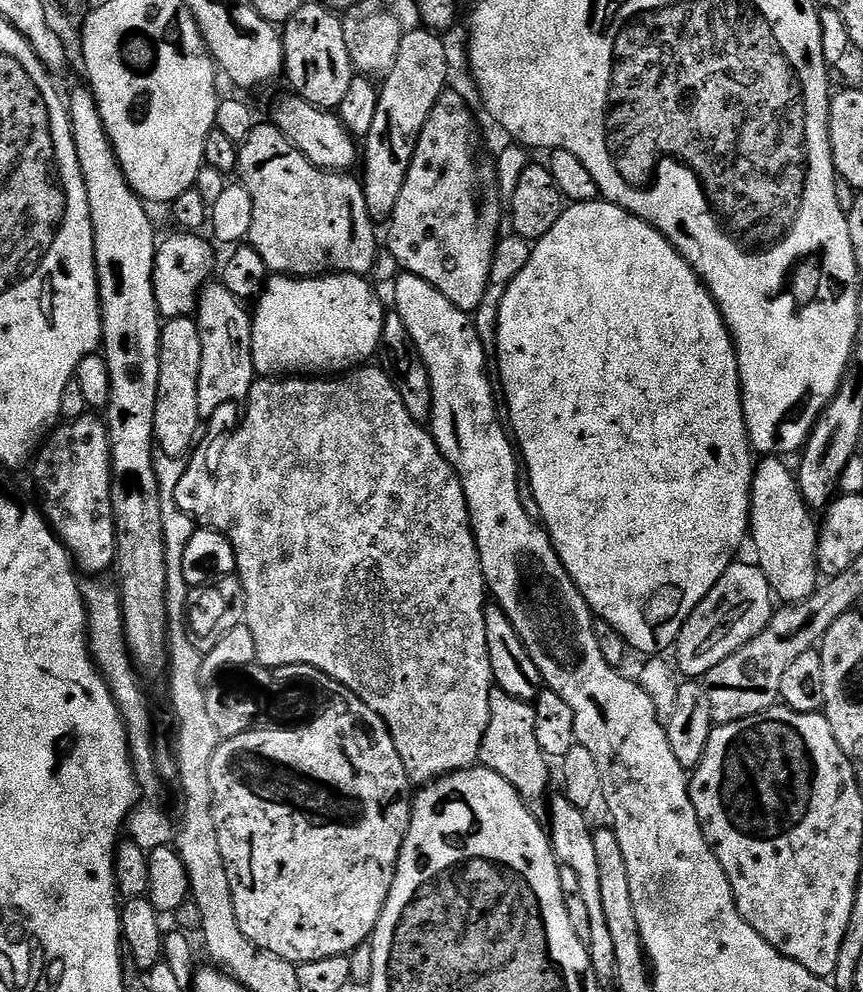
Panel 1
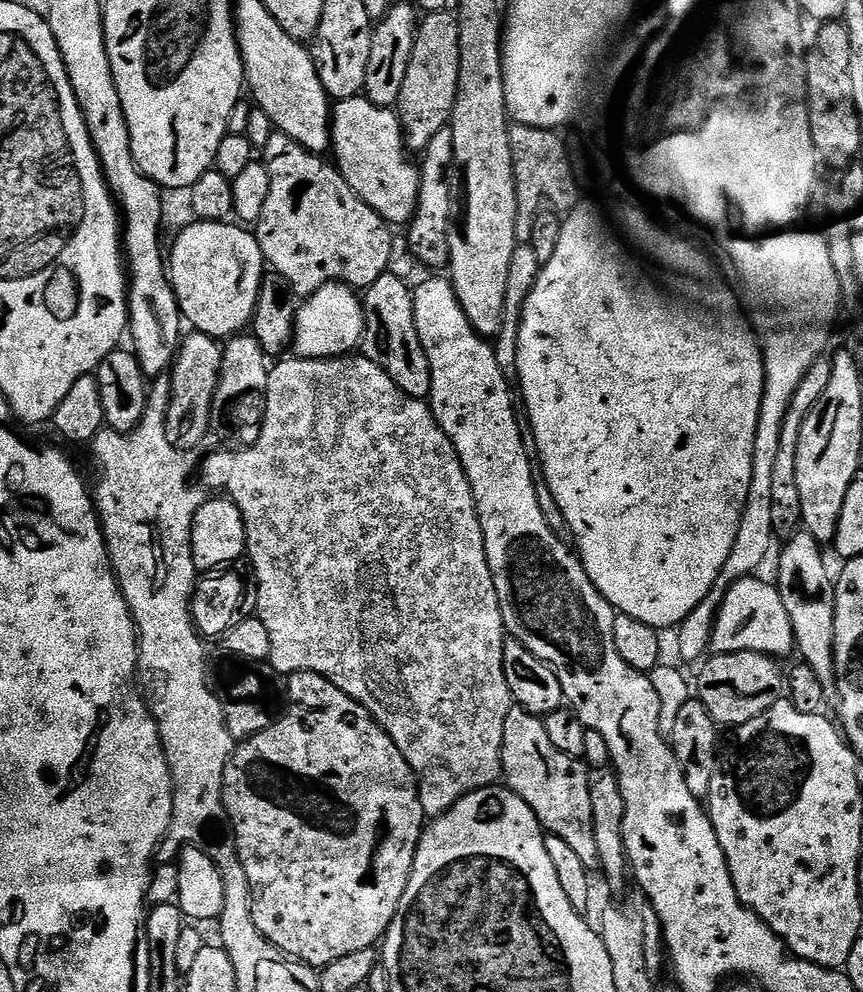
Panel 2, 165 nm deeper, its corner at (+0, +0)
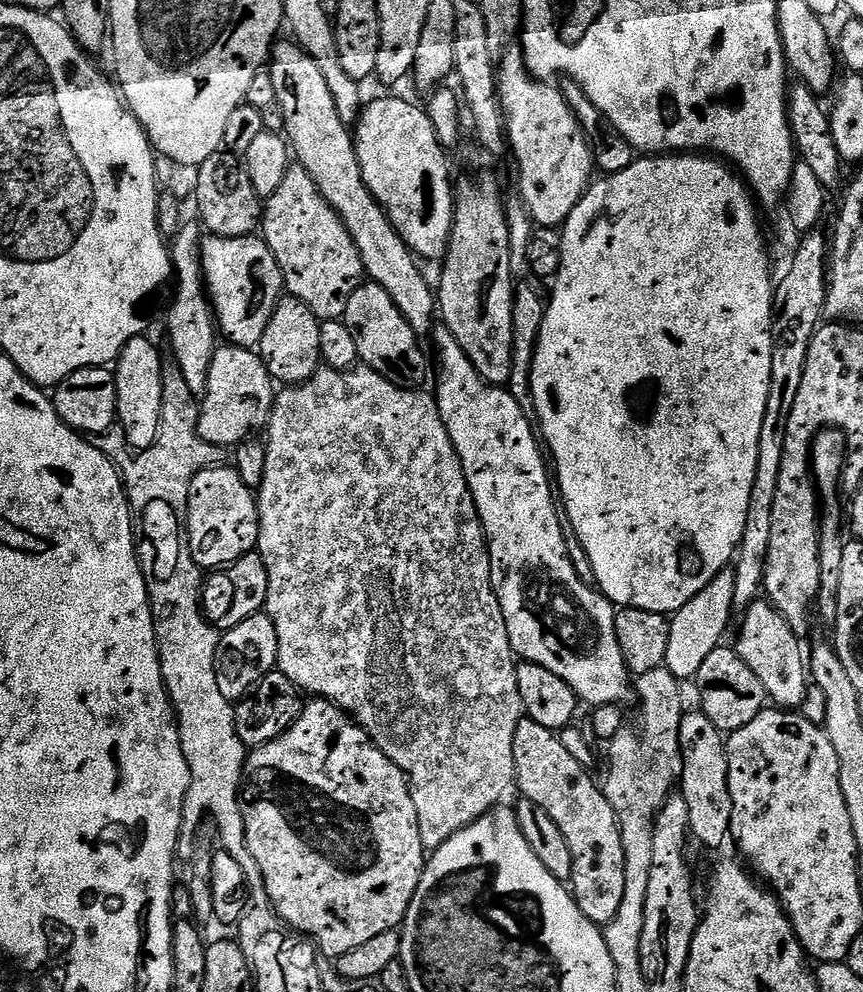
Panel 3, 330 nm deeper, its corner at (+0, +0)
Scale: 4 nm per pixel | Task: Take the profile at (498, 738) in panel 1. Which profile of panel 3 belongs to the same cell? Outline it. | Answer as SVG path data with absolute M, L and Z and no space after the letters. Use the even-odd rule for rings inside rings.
M522 719L518 722L518 730L514 734L514 766L516 767L516 783L515 787L520 788L520 796L523 799L530 800L542 806L542 810L546 810L546 814L550 814L550 818L554 818L554 826L558 826L558 830L562 830L562 834L566 838L566 846L570 846L570 854L574 854L574 870L572 871L572 878L570 881L570 891L573 900L576 901L578 910L582 910L582 914L586 914L586 918L590 922L594 922L598 926L609 924L612 919L618 914L618 908L622 906L622 894L626 894L626 850L622 848L622 834L620 833L620 823L614 814L614 810L610 806L610 802L604 796L601 785L595 784L592 781L592 776L585 765L578 762L578 758L566 750L566 746L562 746L559 735L553 729L546 726L538 726L538 722L530 719Z

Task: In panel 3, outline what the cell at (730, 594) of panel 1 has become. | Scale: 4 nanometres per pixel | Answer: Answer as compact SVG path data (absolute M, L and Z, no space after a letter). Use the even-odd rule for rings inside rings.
M758 598L747 612L743 613L744 622L740 626L740 637L734 641L736 652L758 674L762 682L765 697L772 700L777 709L800 710L804 707L806 690L810 687L810 669L806 663L806 652L800 649L801 637L786 622L784 615L768 603L767 599Z

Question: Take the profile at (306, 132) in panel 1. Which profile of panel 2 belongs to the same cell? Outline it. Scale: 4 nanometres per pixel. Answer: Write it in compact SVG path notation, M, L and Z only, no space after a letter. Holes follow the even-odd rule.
M363 94L349 100L335 101L330 112L330 148L336 151L335 167L340 169L346 183L352 187L354 194L370 206L389 226L407 225L416 212L418 190L420 189L420 173L417 165L412 164L409 153L404 146L404 136L400 132L400 118L392 108L374 106Z

